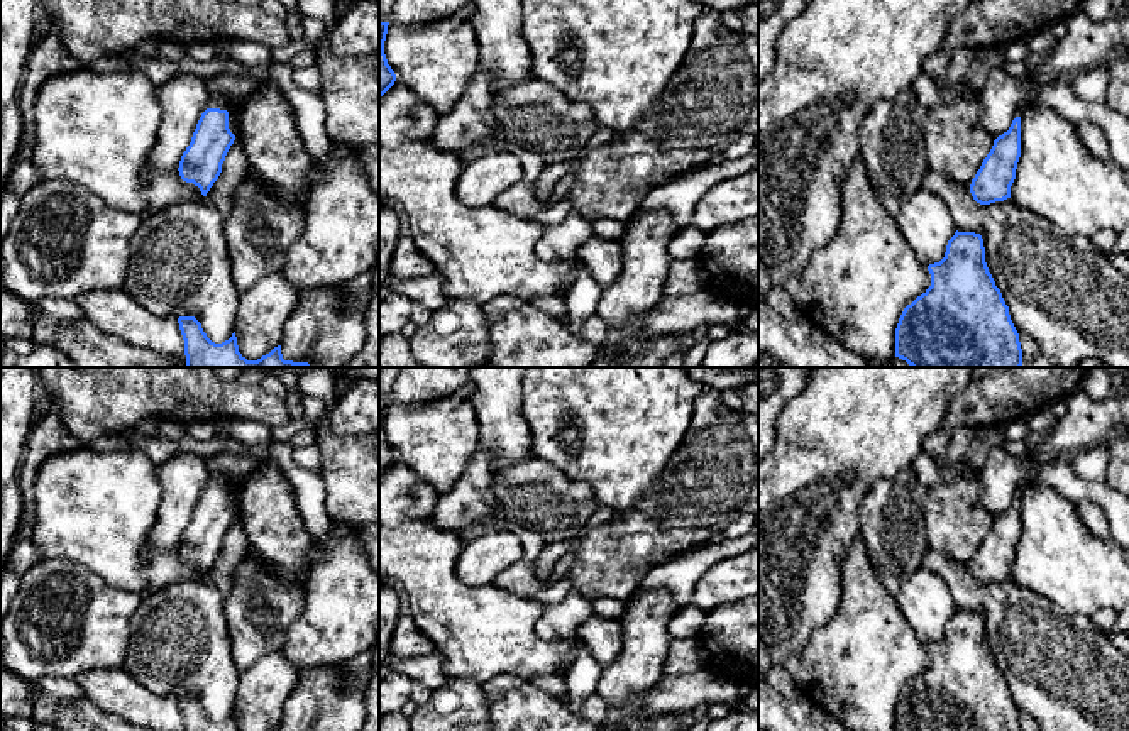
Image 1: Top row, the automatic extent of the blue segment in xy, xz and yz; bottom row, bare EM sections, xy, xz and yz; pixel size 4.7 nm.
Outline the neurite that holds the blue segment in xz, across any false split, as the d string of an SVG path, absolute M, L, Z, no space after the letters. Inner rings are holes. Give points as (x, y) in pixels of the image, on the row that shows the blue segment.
M379 20L379 98L394 85L396 74L388 64L386 54L384 54L384 41L388 34L389 22Z

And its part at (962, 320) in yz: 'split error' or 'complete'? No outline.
complete

